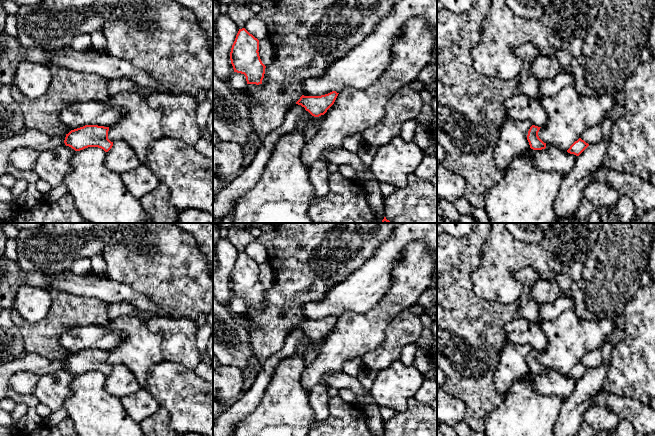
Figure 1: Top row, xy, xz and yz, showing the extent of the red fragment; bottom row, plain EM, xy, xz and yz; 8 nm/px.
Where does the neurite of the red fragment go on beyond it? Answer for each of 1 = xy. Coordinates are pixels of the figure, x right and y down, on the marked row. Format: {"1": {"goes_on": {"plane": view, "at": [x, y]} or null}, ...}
{"1": {"goes_on": null}}

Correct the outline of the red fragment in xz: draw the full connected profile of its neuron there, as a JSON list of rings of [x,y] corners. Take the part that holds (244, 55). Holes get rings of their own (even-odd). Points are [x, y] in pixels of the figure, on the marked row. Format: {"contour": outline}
{"contour": [[[245,28],[239,29],[230,52],[234,72],[244,74],[247,84],[262,84],[266,66],[259,56],[259,40]]]}

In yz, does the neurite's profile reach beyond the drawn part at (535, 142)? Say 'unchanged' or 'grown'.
unchanged

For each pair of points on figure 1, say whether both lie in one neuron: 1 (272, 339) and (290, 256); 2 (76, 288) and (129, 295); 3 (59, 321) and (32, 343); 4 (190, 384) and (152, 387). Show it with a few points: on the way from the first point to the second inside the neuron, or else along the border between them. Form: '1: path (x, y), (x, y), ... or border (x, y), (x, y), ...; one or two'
1: path (276, 318), (290, 293), (290, 277); one
2: path (89, 288), (103, 288), (116, 293); one
3: path (52, 326), (39, 338); one
4: path (181, 386), (161, 386); one

